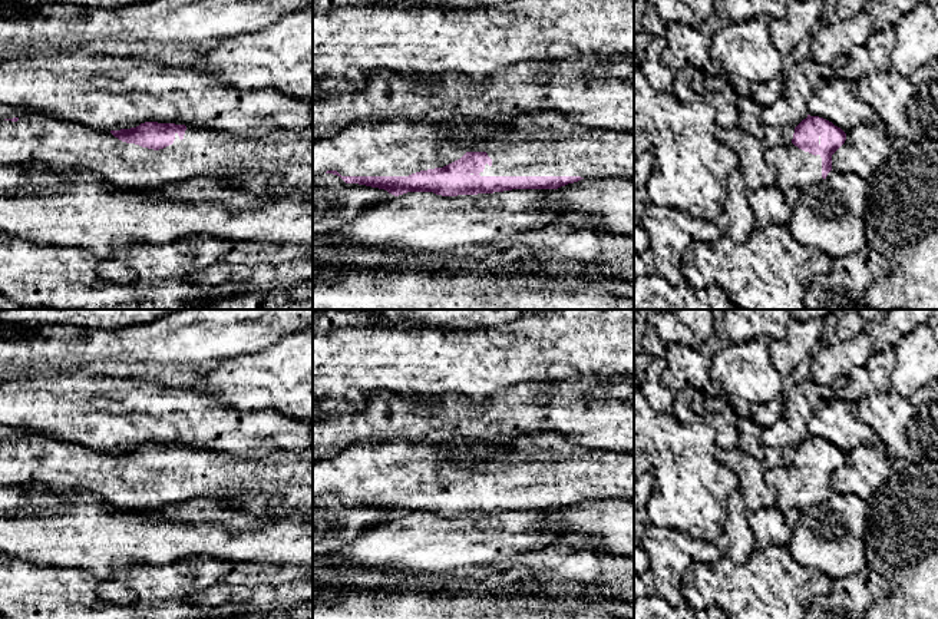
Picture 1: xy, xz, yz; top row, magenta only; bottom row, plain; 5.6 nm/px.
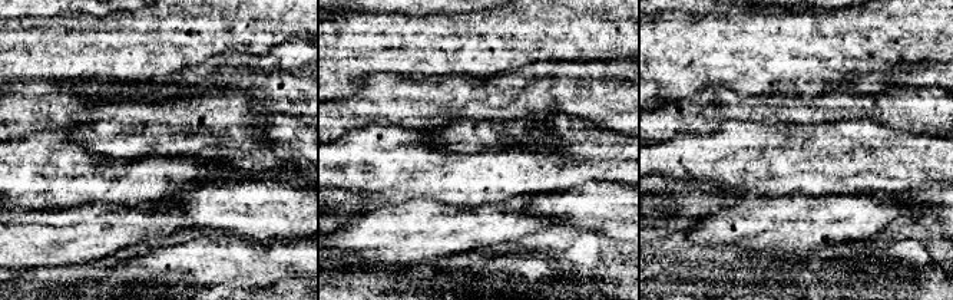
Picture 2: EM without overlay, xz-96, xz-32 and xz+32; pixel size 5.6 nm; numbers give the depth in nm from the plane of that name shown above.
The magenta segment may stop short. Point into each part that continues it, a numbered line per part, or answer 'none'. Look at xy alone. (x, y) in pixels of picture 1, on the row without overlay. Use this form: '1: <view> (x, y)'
1: xy (36, 459)

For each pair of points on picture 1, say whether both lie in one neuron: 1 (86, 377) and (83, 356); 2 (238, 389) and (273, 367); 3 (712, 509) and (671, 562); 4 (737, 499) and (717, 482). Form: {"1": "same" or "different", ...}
{"1": "different", "2": "same", "3": "different", "4": "different"}

